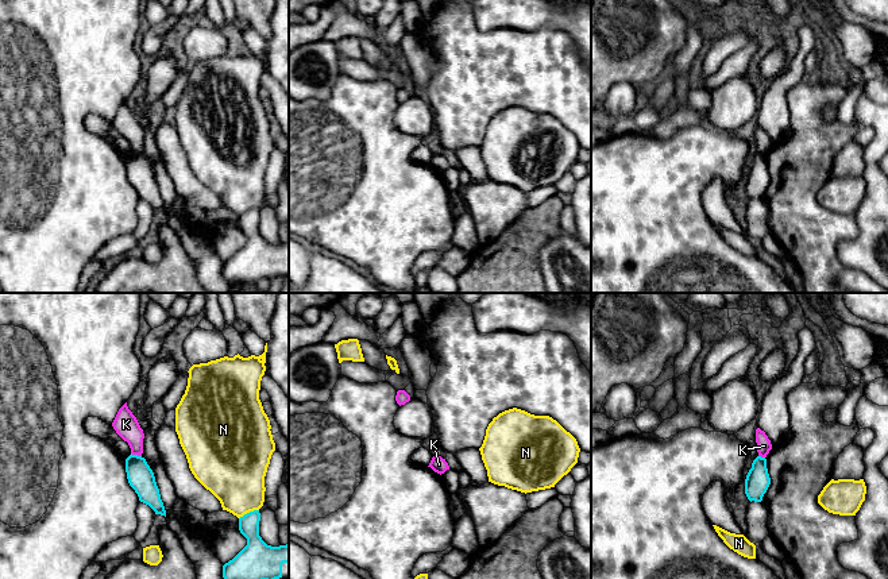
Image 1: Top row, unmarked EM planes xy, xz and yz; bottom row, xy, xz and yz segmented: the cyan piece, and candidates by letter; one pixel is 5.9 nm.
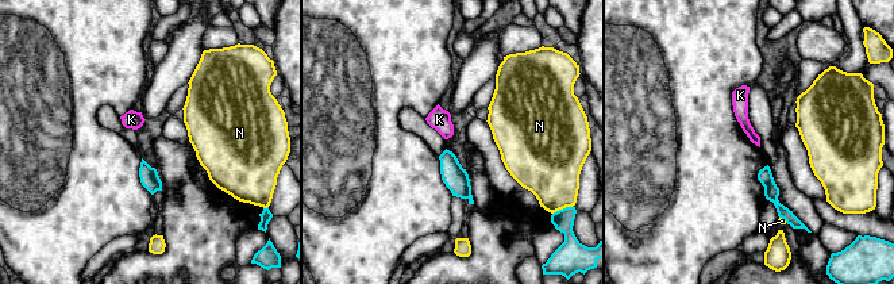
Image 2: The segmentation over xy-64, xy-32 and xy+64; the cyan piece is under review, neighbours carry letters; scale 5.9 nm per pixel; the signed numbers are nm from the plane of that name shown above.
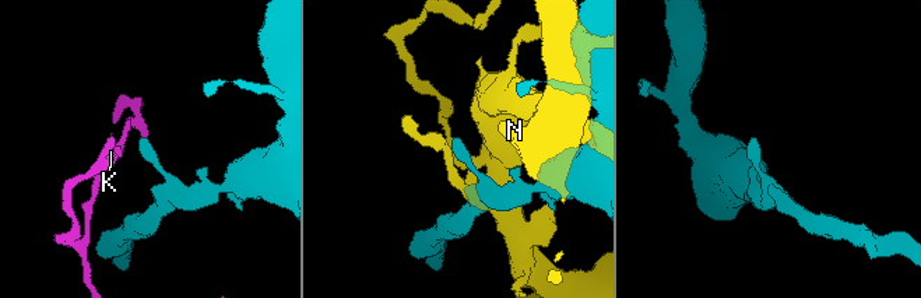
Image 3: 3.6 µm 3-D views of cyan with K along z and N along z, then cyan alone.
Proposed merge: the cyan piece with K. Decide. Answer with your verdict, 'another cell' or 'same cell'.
another cell

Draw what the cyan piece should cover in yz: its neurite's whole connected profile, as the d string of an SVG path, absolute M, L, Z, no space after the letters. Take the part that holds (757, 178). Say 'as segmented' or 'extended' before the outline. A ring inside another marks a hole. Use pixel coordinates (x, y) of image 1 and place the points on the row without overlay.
as segmented; M757 154L752 166L749 167L745 177L745 192L748 197L752 200L761 200L764 192L767 190L771 182L771 175L767 166L767 157Z

